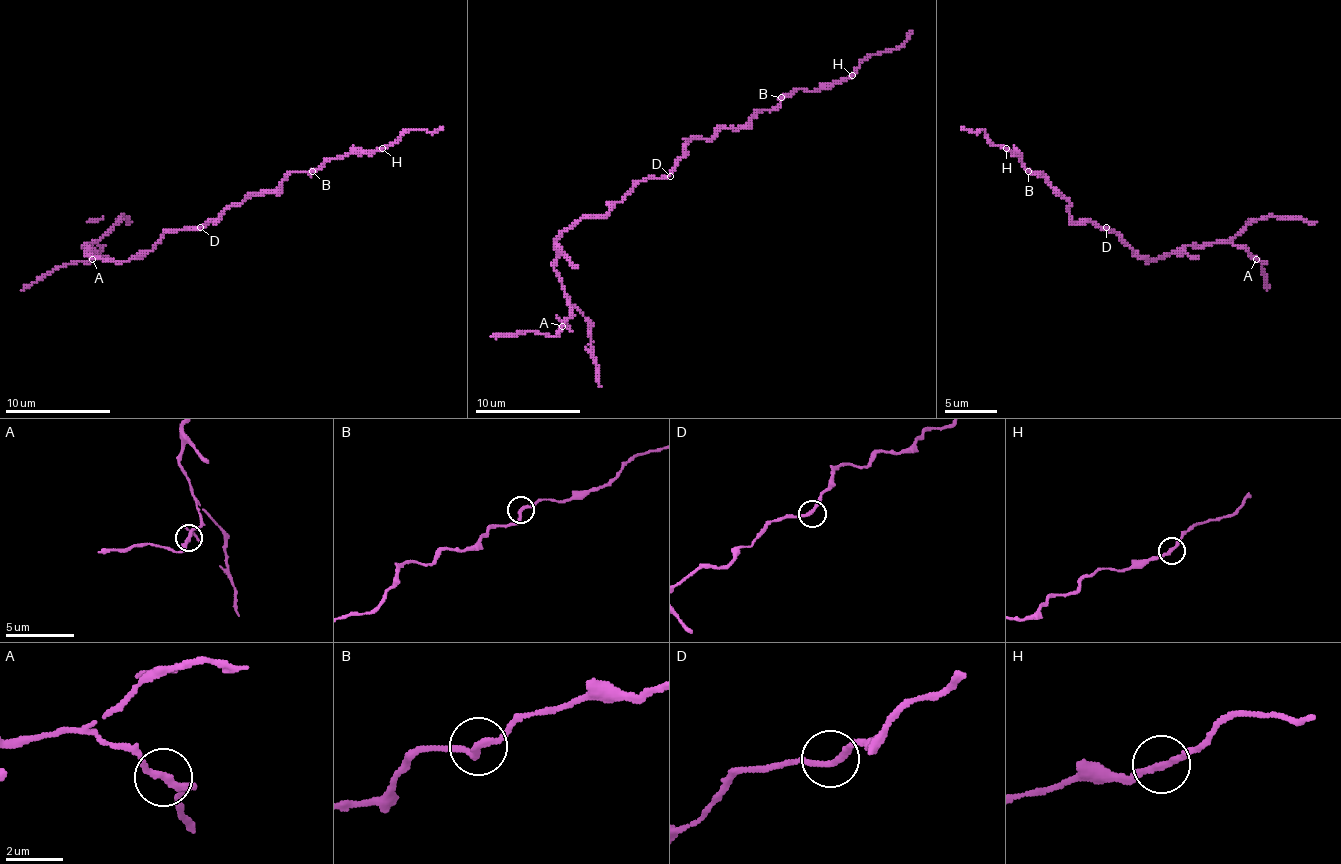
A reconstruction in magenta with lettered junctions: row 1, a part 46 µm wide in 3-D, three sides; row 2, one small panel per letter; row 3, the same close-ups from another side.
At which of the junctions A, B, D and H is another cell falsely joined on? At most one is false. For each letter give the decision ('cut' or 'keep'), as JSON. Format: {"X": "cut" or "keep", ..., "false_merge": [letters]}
{"A": "keep", "B": "keep", "D": "keep", "H": "keep", "false_merge": []}

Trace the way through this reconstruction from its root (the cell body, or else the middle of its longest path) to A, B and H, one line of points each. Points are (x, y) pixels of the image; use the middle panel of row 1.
A: (667, 173), (638, 181), (604, 215), (580, 218), (562, 234), (554, 268), (570, 305), (570, 318), (562, 326)
B: (667, 173), (683, 154), (686, 141), (712, 139), (722, 128), (741, 128), (762, 110), (775, 110), (780, 97)
H: (667, 173), (686, 141), (741, 128), (796, 89), (830, 89), (852, 75)

